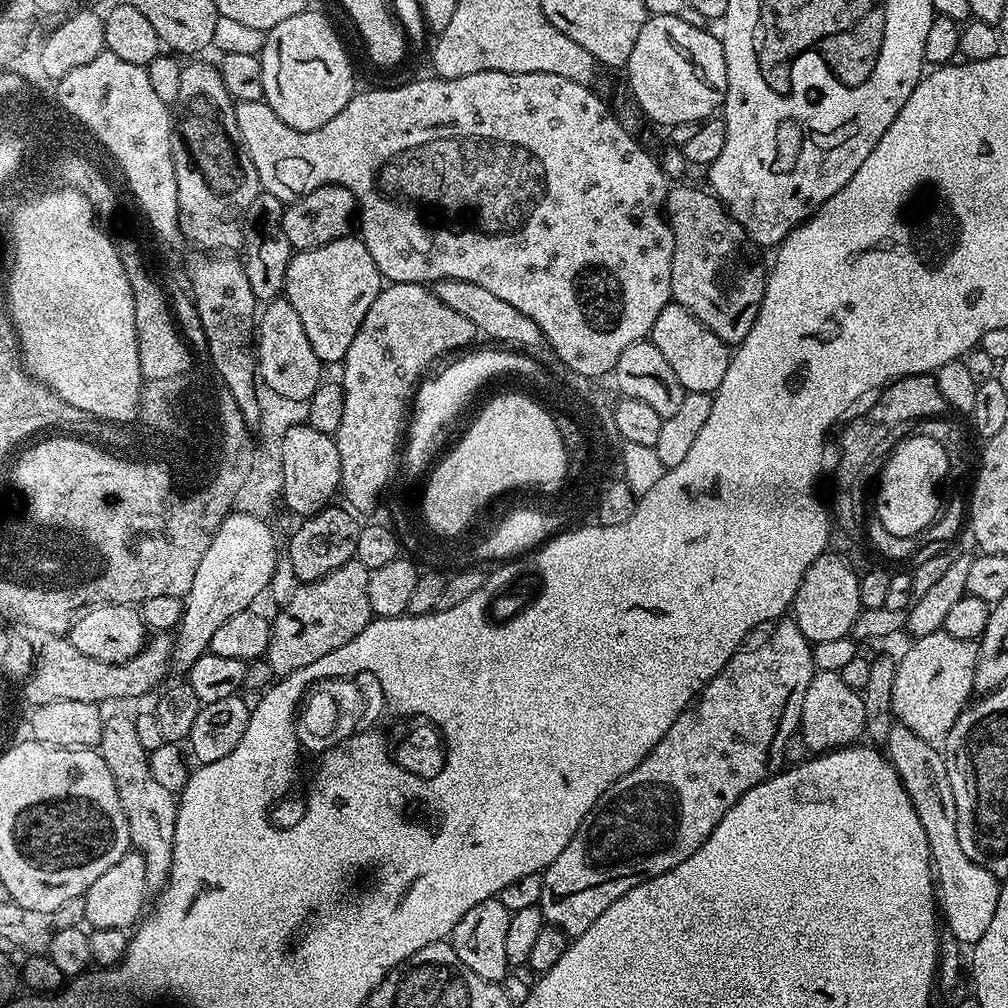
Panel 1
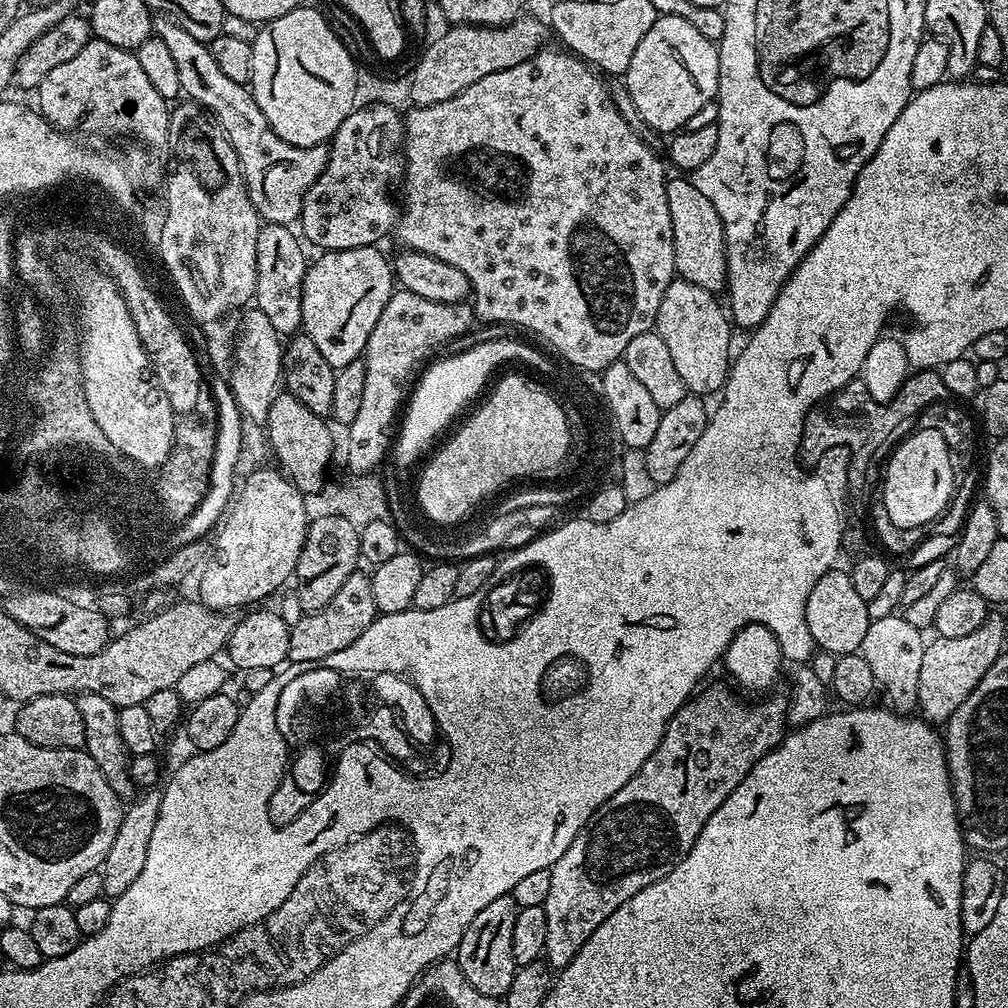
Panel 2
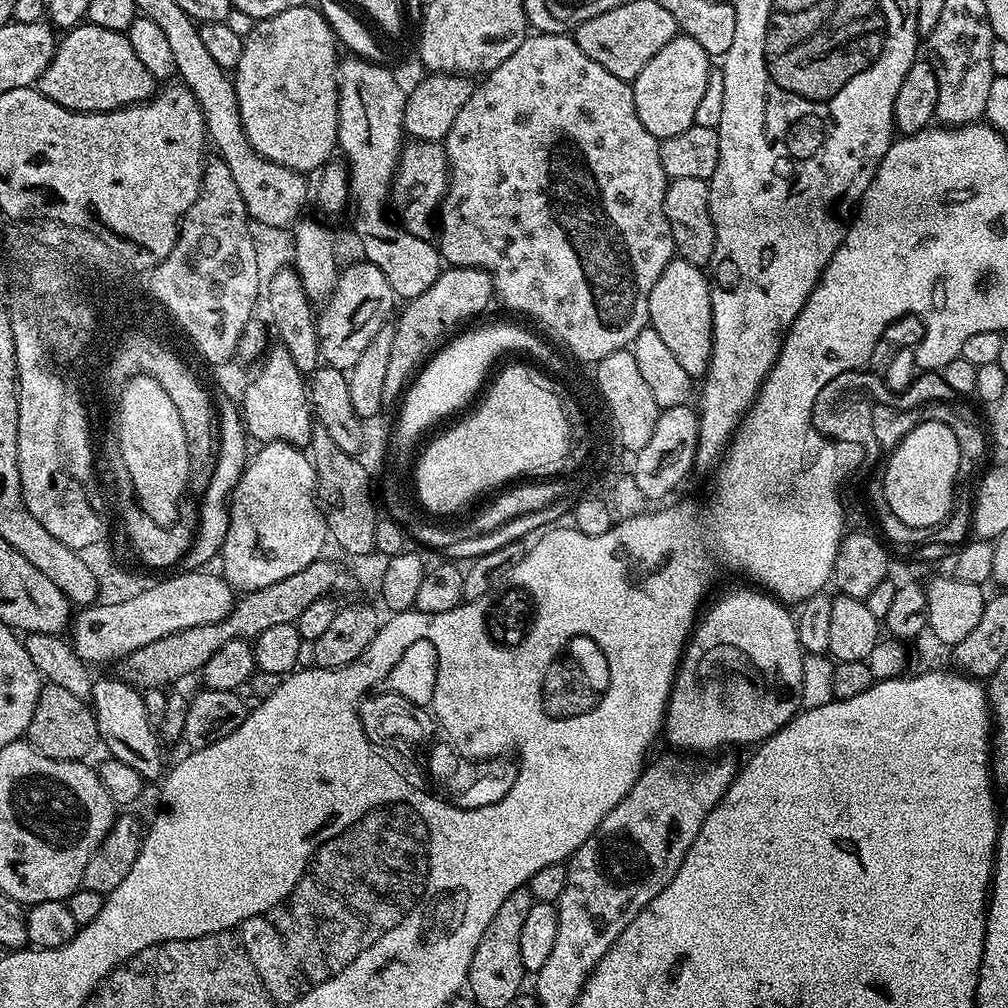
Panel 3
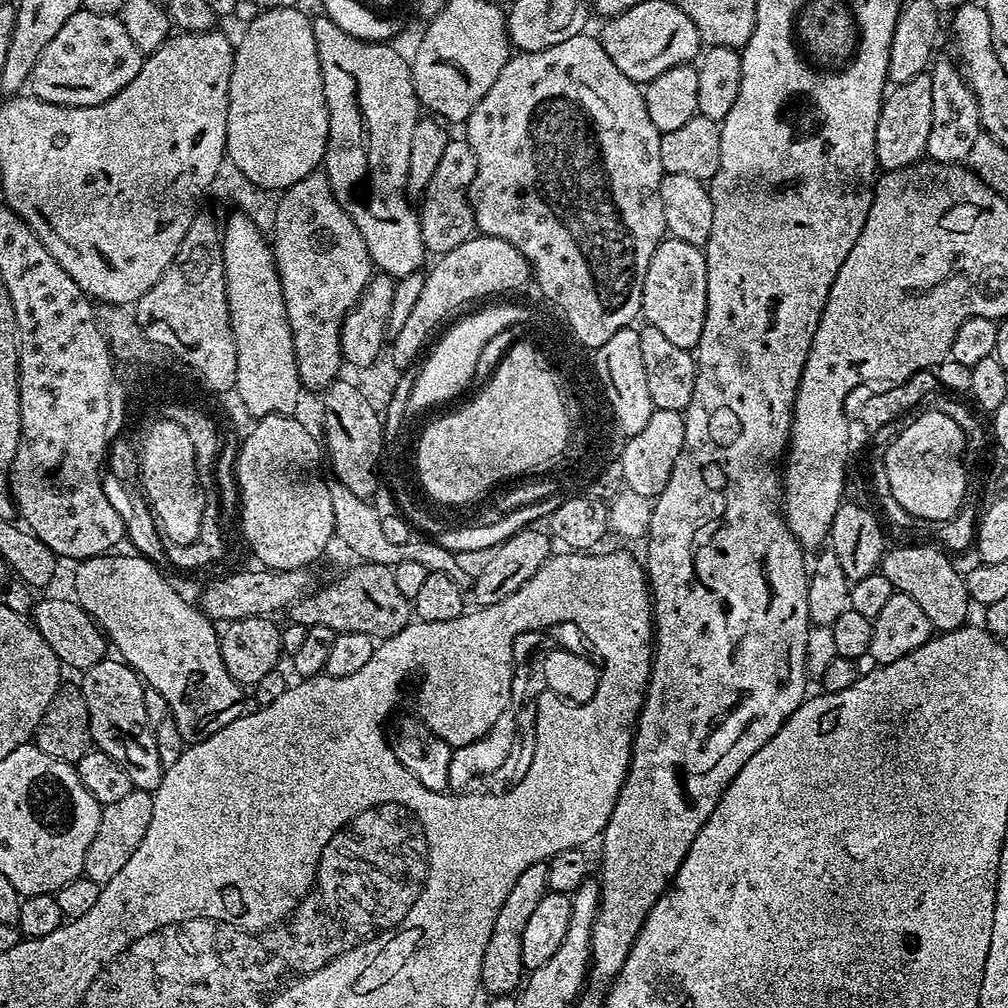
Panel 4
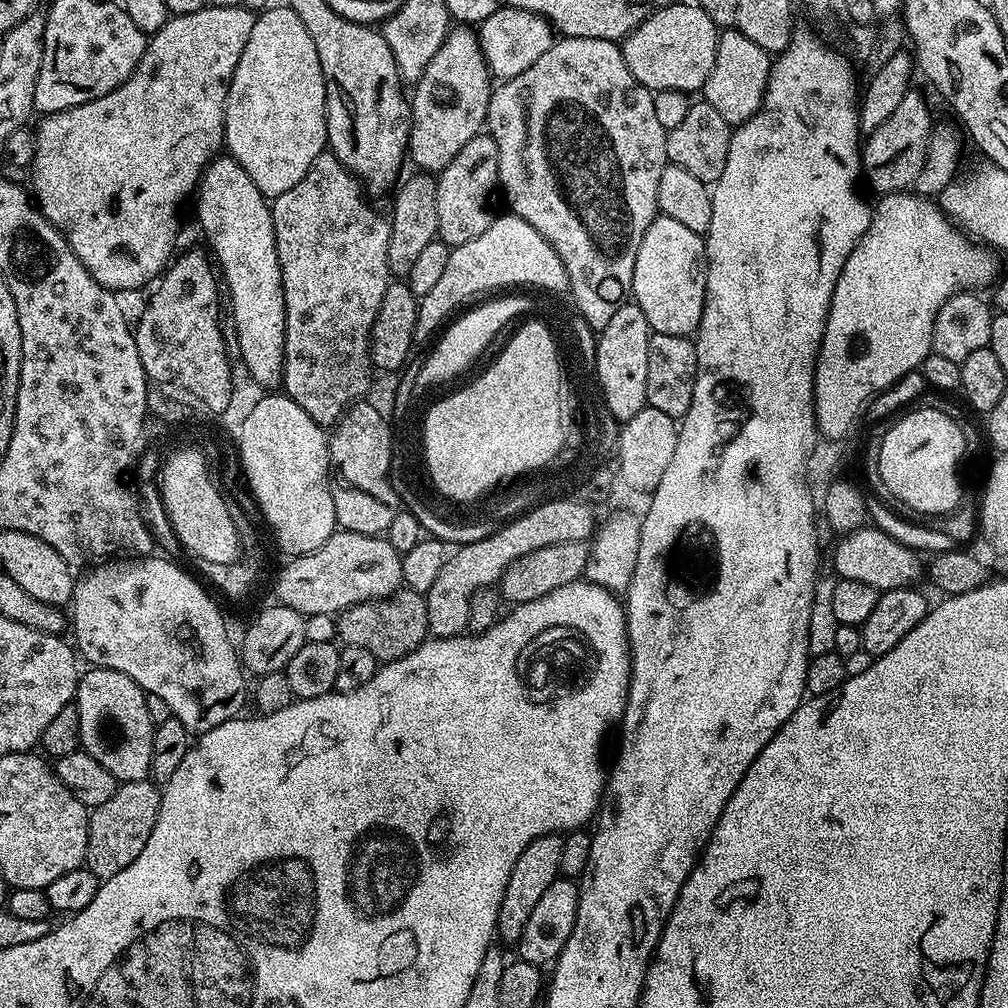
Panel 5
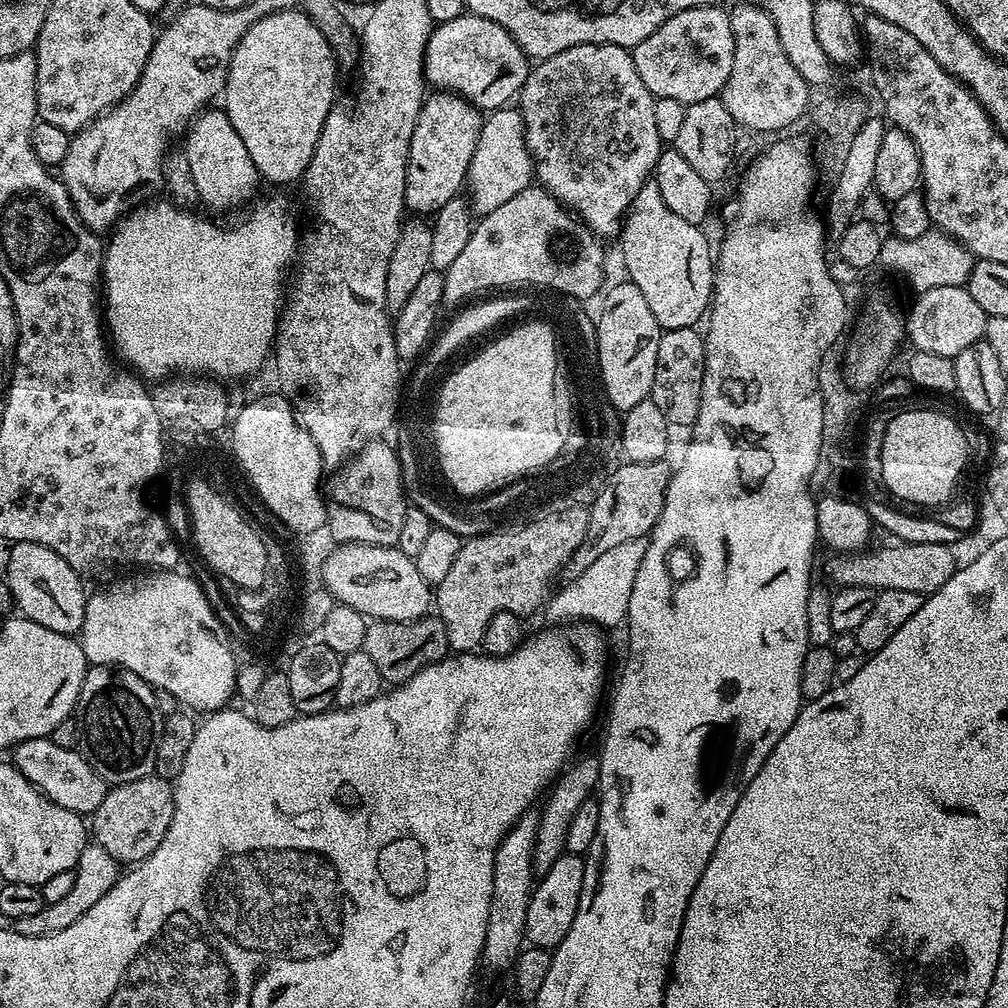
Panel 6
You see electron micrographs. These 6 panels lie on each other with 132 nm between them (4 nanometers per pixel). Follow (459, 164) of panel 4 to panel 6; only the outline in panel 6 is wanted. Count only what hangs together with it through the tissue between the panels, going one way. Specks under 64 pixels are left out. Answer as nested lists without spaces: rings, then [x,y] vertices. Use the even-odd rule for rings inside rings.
[[[505,106],[489,111],[478,134],[478,146],[474,146],[474,158],[470,158],[466,181],[466,199],[475,215],[489,216],[498,206],[510,202],[514,194],[533,187],[534,165],[524,137],[524,119],[519,107]]]

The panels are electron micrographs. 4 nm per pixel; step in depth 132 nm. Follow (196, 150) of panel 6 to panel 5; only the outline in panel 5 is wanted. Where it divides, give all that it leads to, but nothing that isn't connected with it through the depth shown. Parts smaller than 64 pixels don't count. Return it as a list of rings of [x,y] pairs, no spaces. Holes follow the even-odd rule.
[[[227,154],[208,161],[200,175],[195,200],[196,220],[222,273],[227,303],[232,303],[230,315],[237,327],[239,359],[262,389],[279,389],[284,378],[286,298],[269,201],[254,186],[250,174]]]

